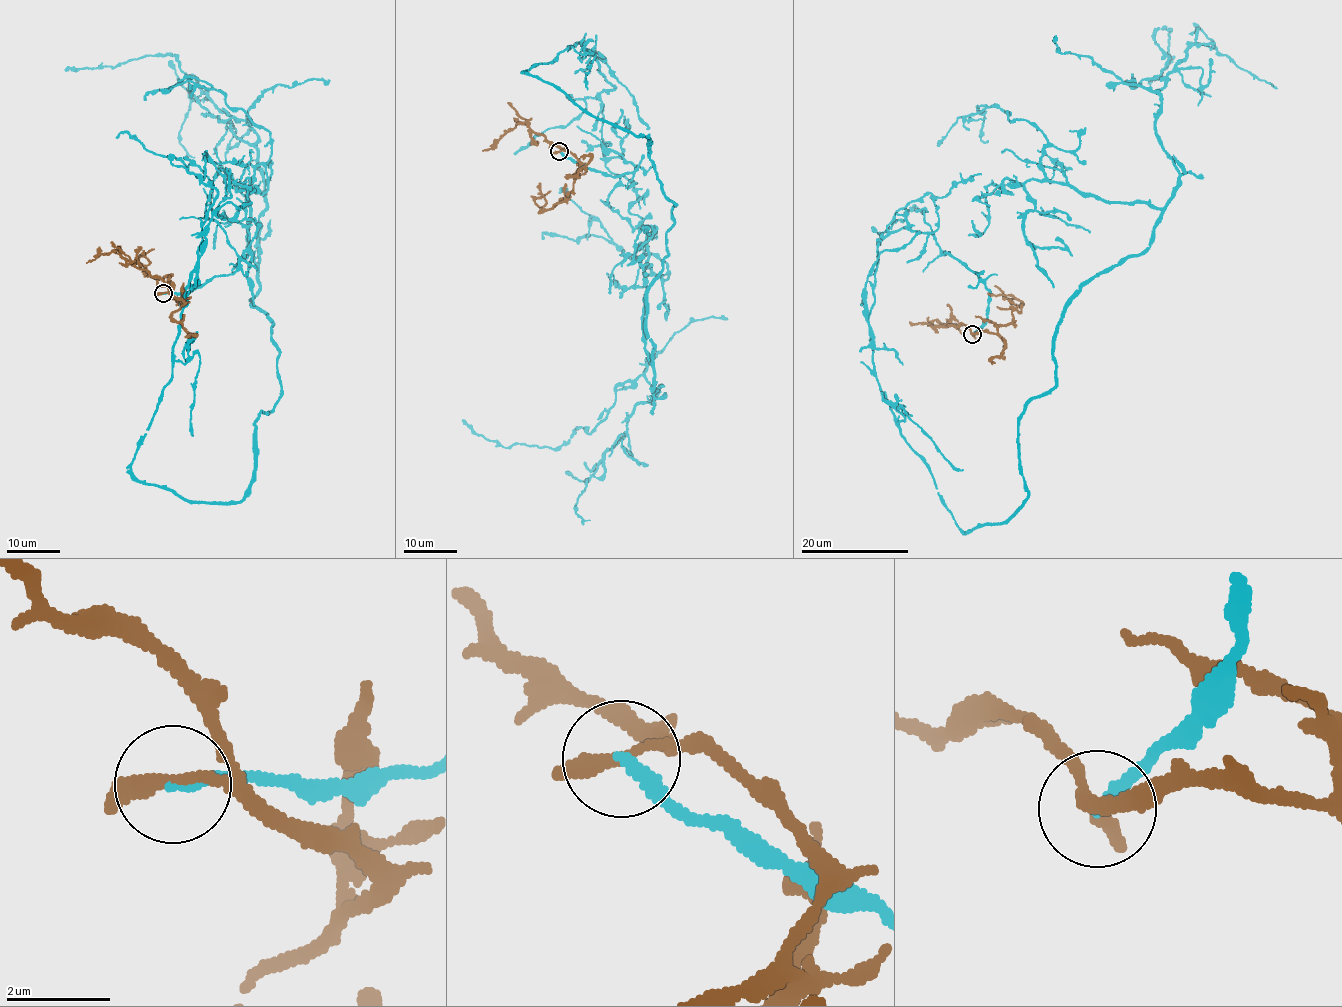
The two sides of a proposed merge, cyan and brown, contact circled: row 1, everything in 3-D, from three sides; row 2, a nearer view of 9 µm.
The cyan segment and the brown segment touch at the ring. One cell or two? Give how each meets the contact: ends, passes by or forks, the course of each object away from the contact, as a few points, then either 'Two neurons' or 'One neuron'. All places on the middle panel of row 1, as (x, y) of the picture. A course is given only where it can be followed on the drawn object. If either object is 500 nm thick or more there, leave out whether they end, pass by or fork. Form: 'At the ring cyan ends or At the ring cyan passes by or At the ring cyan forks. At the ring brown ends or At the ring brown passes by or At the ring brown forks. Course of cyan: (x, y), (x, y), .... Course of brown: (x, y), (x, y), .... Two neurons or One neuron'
At the ring cyan ends. At the ring brown passes by. Course of cyan: (559, 151), (634, 171), (581, 43), (525, 71), (648, 138), (660, 391), (551, 448), (461, 420). Course of brown: (559, 151), (566, 149), (578, 160), (579, 169), (568, 196), (542, 210), (546, 203), (539, 183). Two neurons

